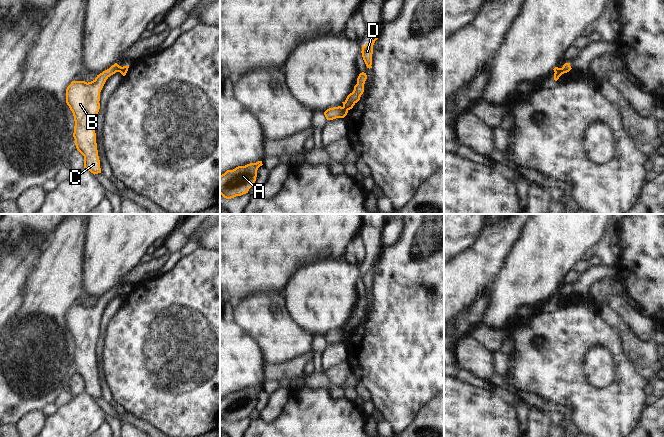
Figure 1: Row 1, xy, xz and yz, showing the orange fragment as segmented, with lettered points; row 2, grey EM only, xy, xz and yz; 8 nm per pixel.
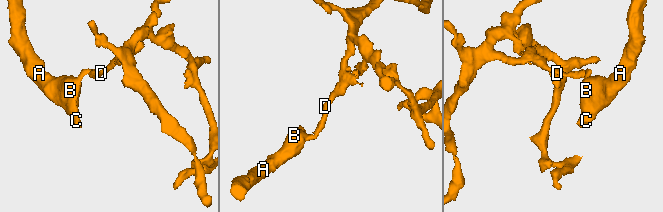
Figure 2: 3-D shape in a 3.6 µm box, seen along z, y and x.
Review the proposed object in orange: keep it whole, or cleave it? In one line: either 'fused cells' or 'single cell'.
fused cells

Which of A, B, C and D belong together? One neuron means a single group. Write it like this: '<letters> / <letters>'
A B C / D

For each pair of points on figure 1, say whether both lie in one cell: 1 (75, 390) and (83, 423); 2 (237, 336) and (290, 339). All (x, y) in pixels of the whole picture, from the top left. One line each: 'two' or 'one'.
1: two
2: two

